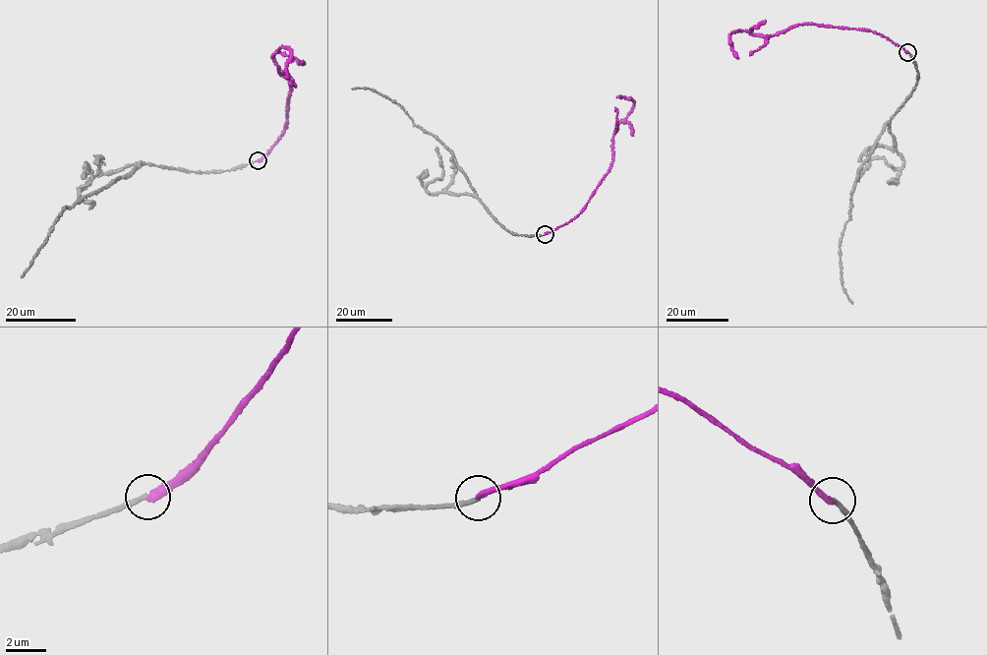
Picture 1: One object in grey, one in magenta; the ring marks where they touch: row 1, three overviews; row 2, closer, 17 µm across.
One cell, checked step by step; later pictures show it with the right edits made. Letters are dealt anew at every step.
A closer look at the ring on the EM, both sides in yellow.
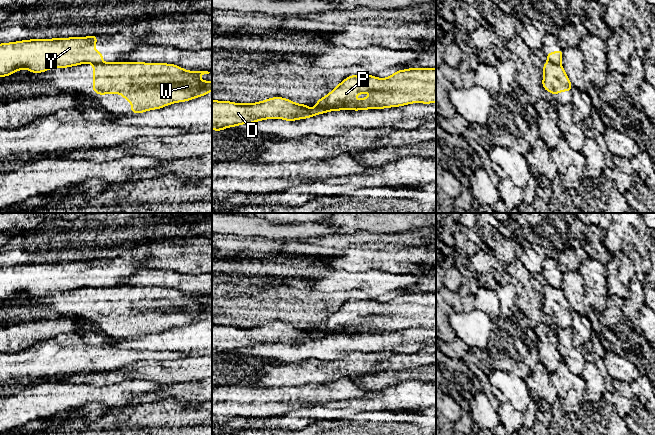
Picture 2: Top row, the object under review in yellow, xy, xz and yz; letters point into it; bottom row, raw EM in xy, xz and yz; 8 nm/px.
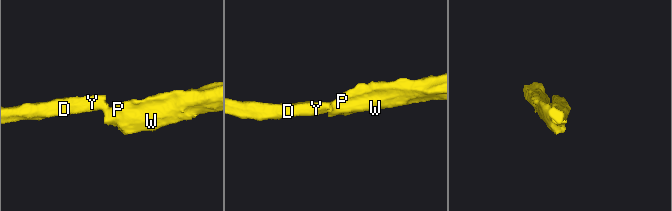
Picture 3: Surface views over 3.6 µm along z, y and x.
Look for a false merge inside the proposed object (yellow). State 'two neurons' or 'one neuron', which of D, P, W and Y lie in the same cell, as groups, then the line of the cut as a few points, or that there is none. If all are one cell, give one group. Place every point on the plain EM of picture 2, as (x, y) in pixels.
two neurons | D Y / P W | xz (316, 330), (321, 331), (324, 336)

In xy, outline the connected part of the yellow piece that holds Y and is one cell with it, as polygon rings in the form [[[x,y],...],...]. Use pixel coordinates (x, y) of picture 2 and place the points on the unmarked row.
[[[96,259],[0,267],[0,301],[21,293],[41,297],[48,293],[102,287],[102,277],[93,272],[96,268]]]

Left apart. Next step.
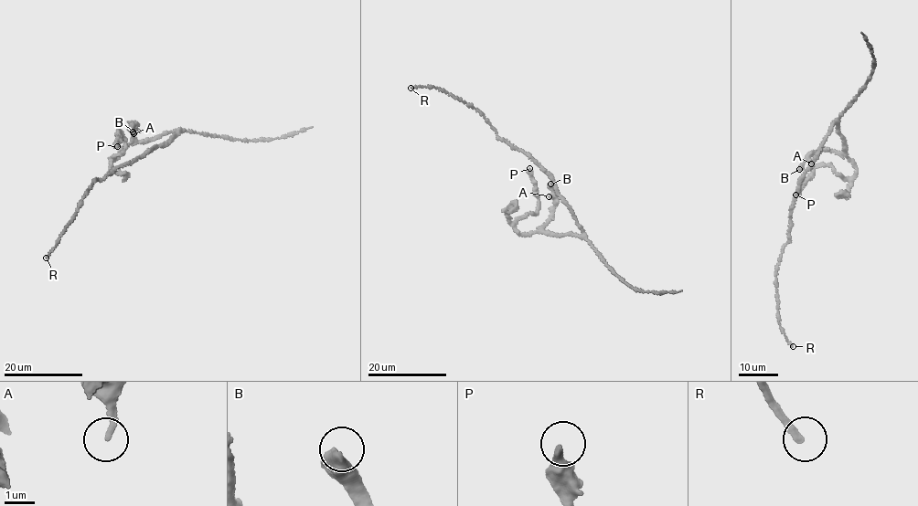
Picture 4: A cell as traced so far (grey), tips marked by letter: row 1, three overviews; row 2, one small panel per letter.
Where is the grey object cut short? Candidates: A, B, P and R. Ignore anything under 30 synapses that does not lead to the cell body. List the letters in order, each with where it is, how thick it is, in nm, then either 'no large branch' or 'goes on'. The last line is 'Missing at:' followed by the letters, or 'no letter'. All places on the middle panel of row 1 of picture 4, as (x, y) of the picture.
A: at (549, 196); 180 nm thick; no large branch
B: at (550, 184); 600 nm thick; no large branch
P: at (529, 168); 280 nm thick; no large branch
R: at (410, 88); 260 nm thick; no large branch
Missing at: no letter

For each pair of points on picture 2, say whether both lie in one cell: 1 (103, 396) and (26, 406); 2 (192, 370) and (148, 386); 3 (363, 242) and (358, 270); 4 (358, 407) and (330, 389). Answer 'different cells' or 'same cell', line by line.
1: same cell
2: different cells
3: different cells
4: different cells

